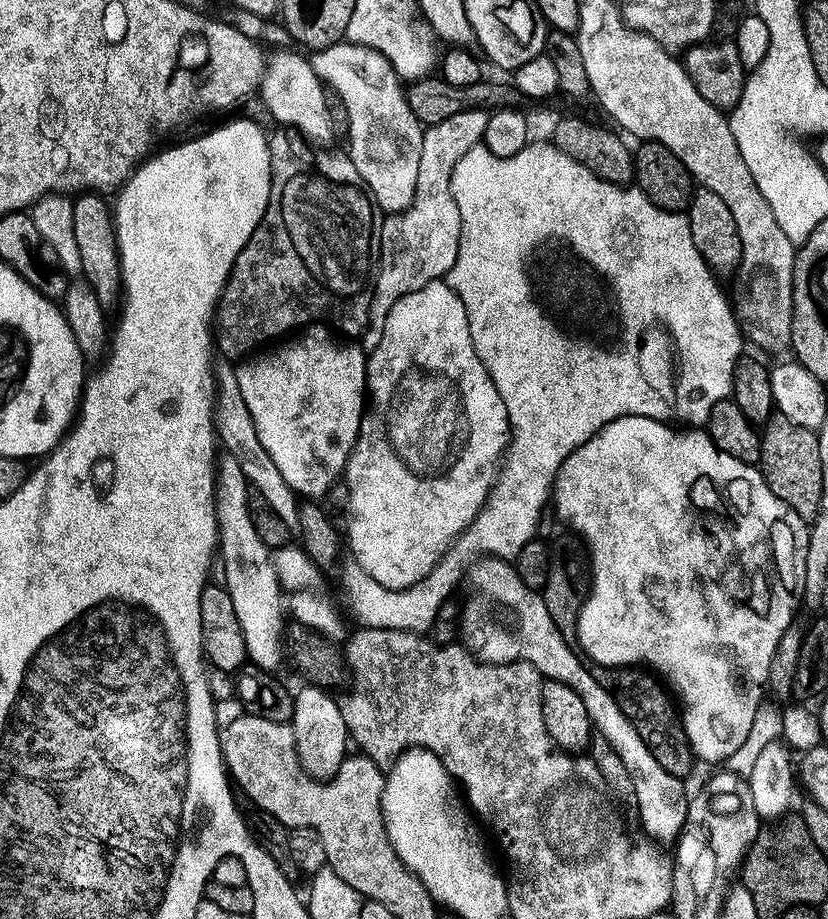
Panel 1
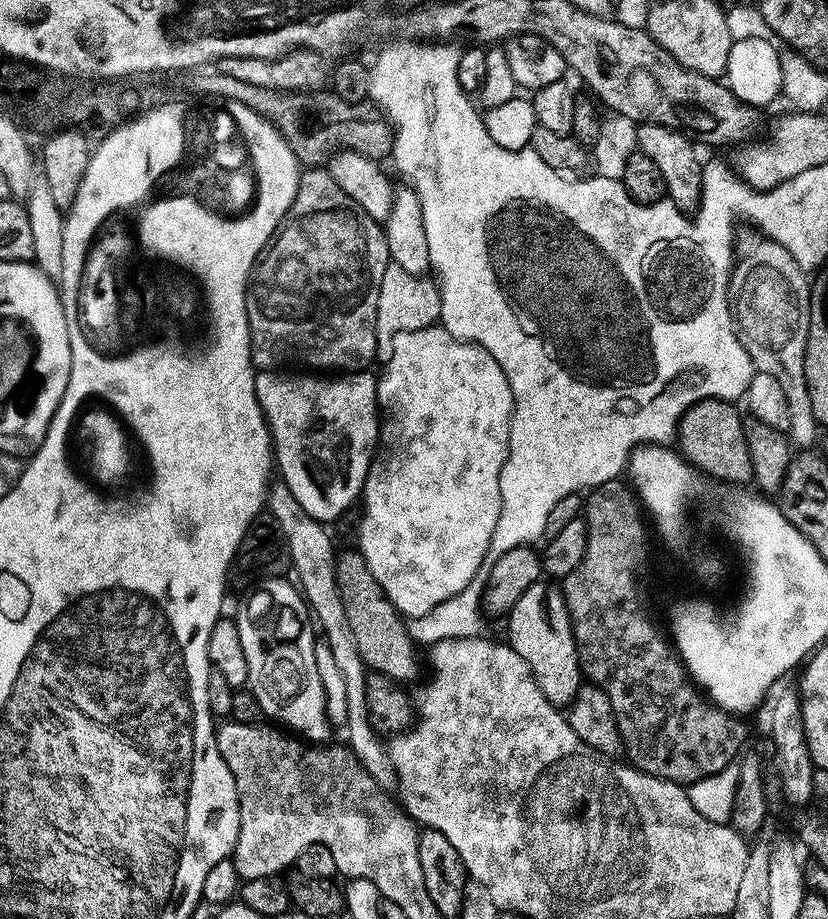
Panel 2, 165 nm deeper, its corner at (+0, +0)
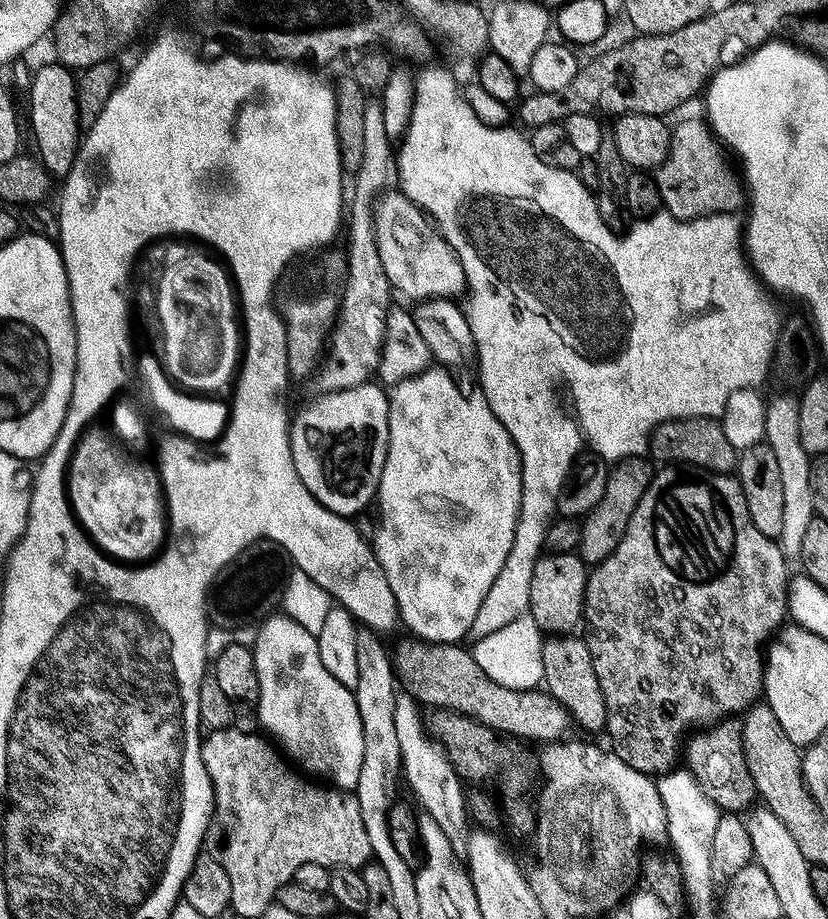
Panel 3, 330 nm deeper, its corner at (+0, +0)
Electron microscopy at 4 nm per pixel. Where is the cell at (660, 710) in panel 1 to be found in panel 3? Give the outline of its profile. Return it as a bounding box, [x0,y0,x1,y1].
[582,466,790,778]

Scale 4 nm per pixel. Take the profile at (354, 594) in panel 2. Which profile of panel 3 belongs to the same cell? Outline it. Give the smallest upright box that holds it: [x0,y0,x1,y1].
[393,638,571,742]

